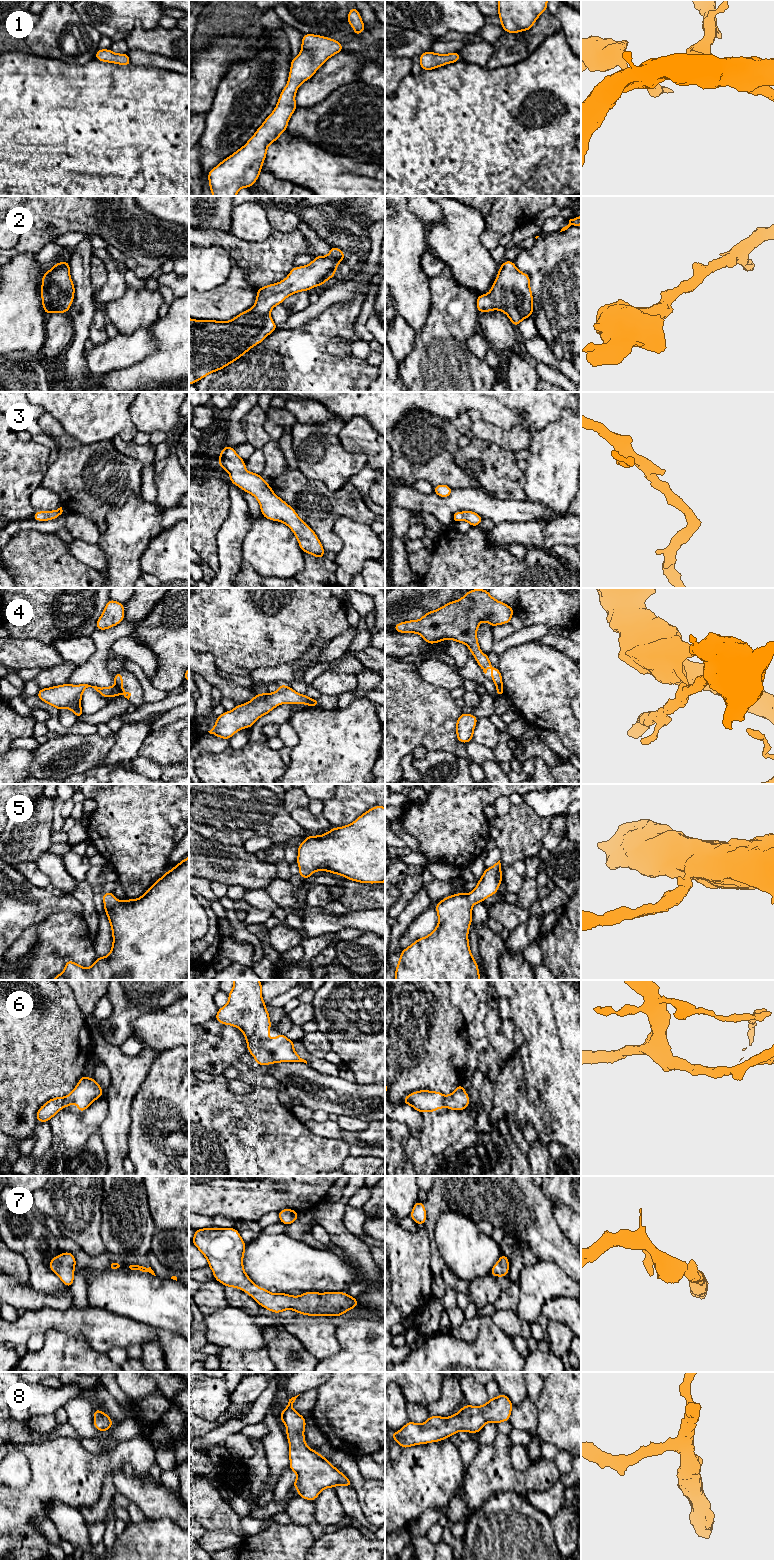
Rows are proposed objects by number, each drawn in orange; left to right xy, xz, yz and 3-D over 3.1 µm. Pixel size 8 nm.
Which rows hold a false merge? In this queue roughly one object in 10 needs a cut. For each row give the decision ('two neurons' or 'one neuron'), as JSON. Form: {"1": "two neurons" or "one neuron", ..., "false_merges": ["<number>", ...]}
{"1": "one neuron", "2": "one neuron", "3": "one neuron", "4": "two neurons", "5": "one neuron", "6": "one neuron", "7": "one neuron", "8": "one neuron", "false_merges": ["4"]}

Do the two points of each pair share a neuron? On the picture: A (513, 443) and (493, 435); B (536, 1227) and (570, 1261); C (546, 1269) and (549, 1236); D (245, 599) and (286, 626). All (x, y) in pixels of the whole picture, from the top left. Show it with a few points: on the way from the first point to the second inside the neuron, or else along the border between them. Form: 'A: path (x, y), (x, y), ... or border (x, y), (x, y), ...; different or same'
A: path (508, 438), (498, 435); same
B: path (544, 1235), (562, 1253); same
C: border (538, 1259), (553, 1261), (566, 1274); different
D: path (255, 603), (263, 603), (276, 616); same

